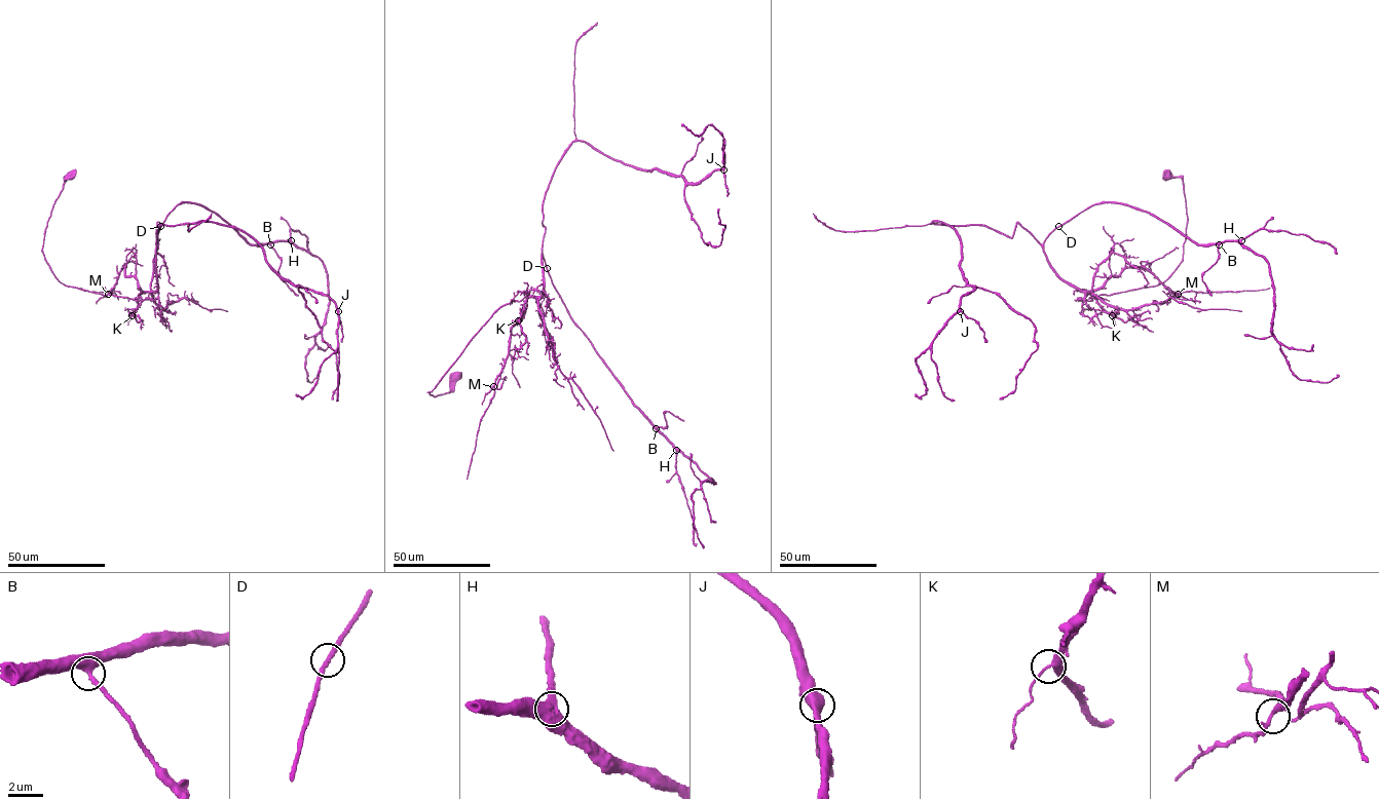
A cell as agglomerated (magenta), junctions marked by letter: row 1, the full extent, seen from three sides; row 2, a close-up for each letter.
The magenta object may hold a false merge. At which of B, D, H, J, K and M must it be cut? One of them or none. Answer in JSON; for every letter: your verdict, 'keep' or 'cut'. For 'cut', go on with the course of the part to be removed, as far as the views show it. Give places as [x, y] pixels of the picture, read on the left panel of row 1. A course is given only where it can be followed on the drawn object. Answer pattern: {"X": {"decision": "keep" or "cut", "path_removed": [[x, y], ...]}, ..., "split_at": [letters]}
{"B": {"decision": "keep"}, "D": {"decision": "keep"}, "H": {"decision": "keep"}, "J": {"decision": "keep"}, "K": {"decision": "keep"}, "M": {"decision": "keep"}, "split_at": []}

